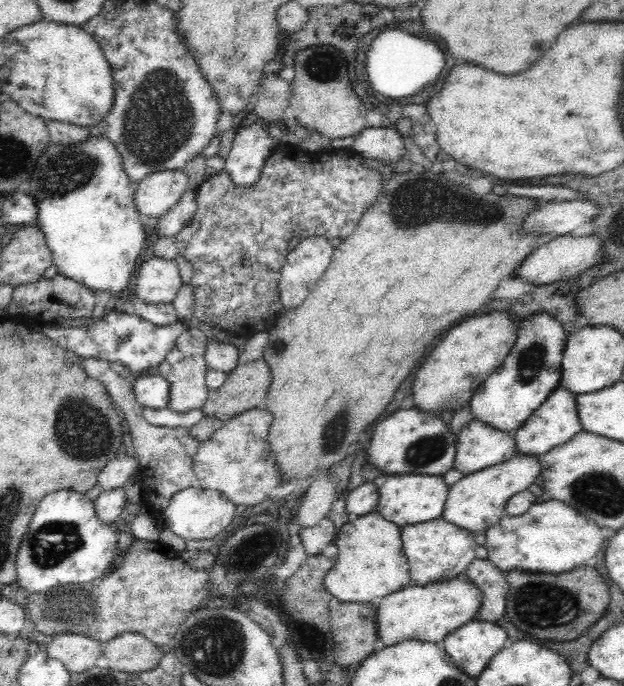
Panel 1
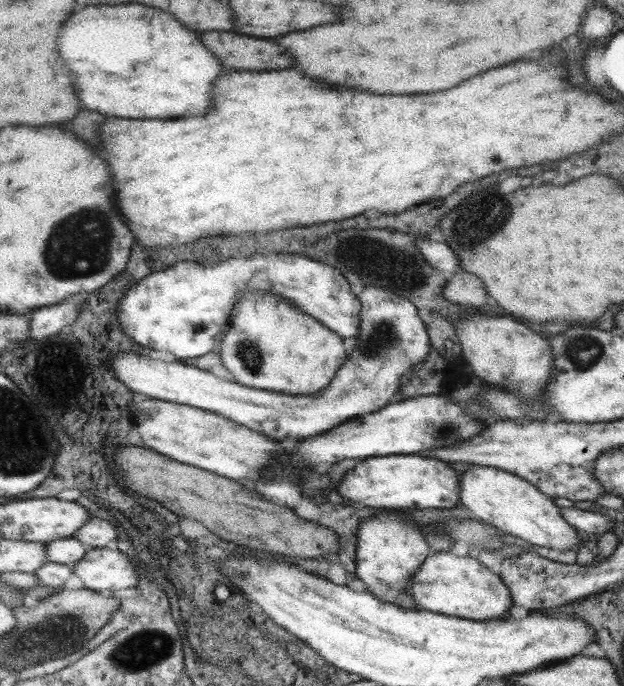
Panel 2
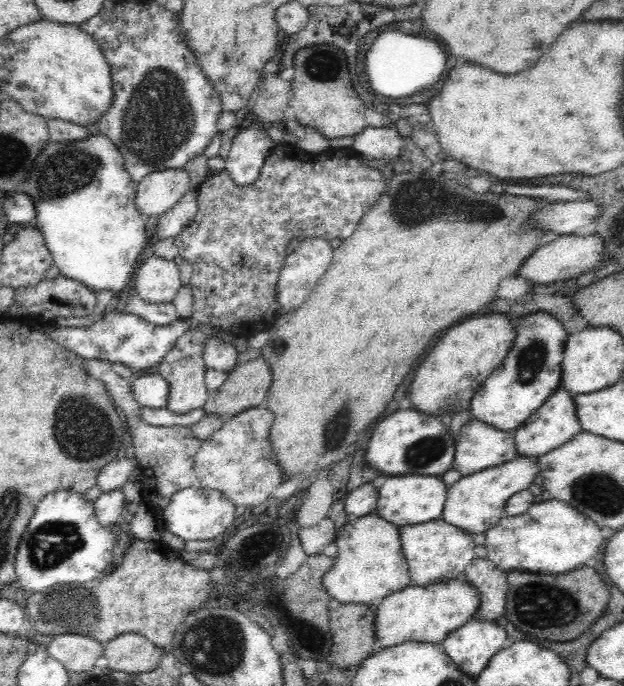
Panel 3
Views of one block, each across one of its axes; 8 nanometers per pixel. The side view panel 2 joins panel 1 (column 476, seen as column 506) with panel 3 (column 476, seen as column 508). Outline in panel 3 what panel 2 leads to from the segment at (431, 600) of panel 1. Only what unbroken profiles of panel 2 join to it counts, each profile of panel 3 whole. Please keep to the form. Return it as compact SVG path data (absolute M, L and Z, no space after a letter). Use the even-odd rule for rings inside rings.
M463 577L425 587L409 584L387 597L377 604L374 612L374 637L381 650L412 641L442 644L448 634L460 628L480 605L476 588L468 585Z

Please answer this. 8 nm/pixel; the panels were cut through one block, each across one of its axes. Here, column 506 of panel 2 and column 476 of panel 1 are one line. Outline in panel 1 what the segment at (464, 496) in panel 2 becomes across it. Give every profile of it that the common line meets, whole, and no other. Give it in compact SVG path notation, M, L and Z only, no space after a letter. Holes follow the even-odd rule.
M517 453L512 460L504 464L463 476L448 489L441 518L472 534L486 532L502 518L508 498L526 490L534 483L536 474L541 474L539 458Z

